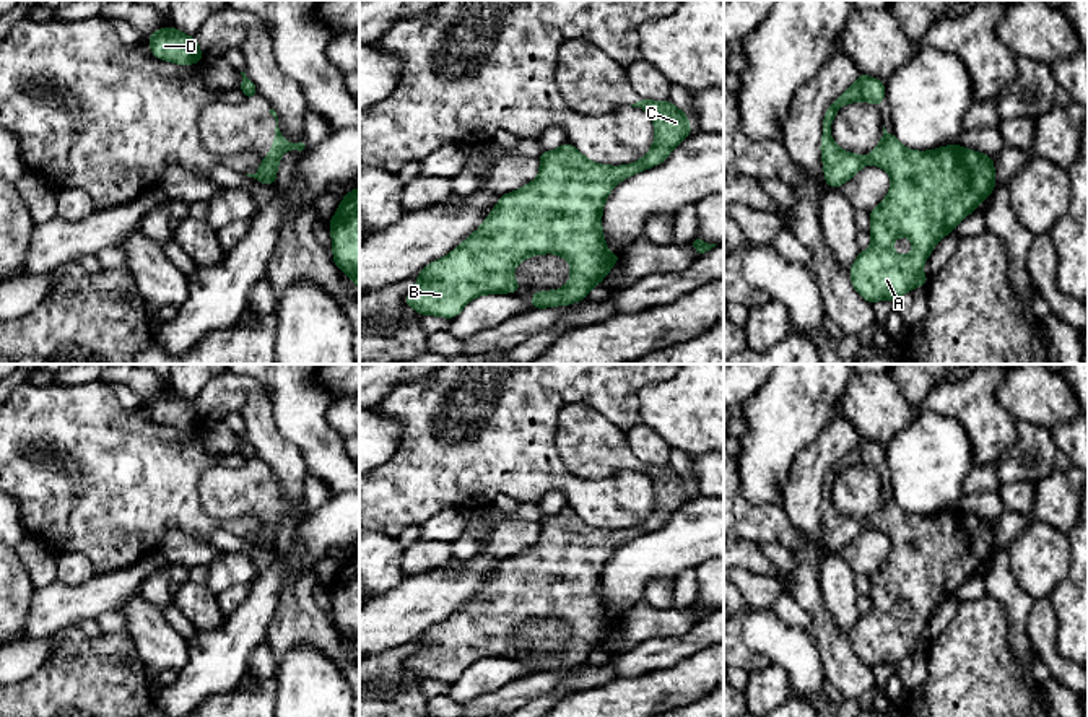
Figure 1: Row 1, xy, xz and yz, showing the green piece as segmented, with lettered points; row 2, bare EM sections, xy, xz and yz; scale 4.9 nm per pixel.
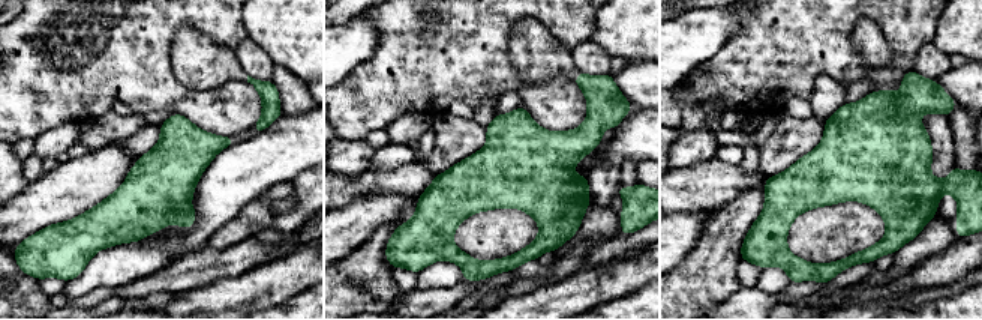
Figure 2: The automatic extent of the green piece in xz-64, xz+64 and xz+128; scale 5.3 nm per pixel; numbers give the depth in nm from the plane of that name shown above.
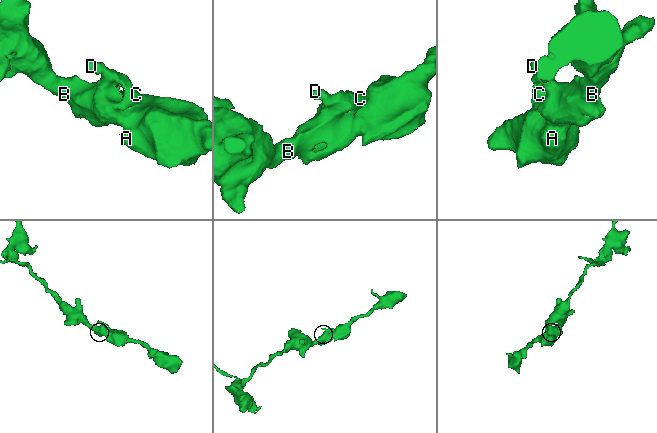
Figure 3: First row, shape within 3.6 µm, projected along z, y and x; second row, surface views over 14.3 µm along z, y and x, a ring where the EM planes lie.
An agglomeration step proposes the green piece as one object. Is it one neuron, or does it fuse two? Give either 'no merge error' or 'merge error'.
no merge error

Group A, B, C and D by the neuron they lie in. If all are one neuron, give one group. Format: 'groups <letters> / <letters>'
groups A B C D

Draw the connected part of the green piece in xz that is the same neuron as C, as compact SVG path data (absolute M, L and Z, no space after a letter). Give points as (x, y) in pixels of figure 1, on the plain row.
M639 462L633 471L651 478L655 494L654 509L639 525L625 530L590 527L569 506L553 515L542 515L540 538L516 556L501 559L485 587L444 623L434 624L418 637L415 654L403 663L421 680L454 683L468 665L481 658L517 657L520 649L512 634L525 621L558 618L571 629L571 644L556 655L532 657L532 673L569 670L587 662L623 619L610 618L602 597L602 574L611 553L629 540L664 527L693 494L683 475L670 465Z

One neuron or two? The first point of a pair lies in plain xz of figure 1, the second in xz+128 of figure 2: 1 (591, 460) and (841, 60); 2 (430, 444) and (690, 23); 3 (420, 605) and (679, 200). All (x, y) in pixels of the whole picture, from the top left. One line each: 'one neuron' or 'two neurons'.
1: two neurons
2: two neurons
3: two neurons

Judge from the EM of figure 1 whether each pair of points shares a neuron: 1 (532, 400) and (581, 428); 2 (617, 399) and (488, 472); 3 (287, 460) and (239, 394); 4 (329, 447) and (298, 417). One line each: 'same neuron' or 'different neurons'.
1: different neurons
2: same neuron
3: same neuron
4: same neuron

